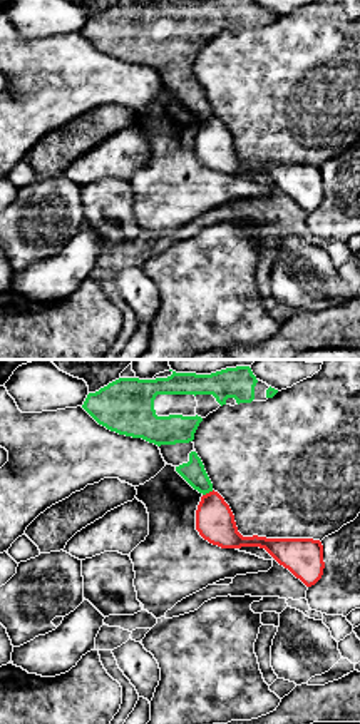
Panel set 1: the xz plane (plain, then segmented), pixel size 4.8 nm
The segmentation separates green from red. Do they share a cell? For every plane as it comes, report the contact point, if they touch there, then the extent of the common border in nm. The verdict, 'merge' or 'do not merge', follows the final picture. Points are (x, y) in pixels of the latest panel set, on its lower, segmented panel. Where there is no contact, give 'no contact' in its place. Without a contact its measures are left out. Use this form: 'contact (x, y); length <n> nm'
contact (208, 492); length 60 nm

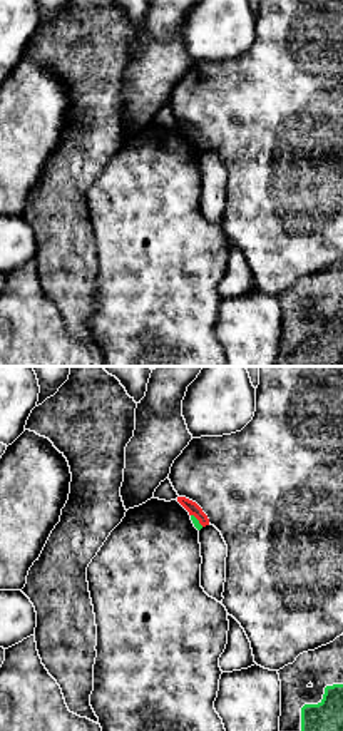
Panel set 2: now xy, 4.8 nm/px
contact (198, 521); length 90 nm

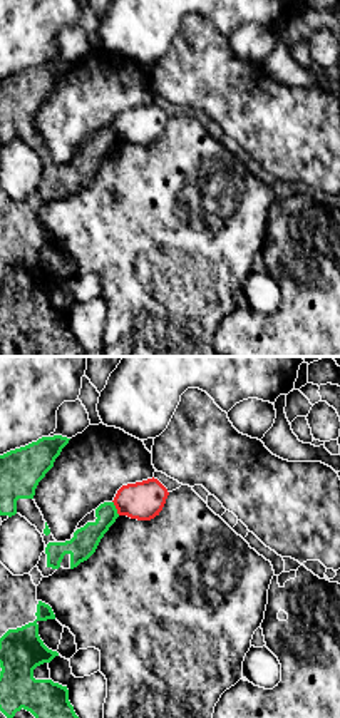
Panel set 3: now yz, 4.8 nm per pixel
contact (114, 507); length 80 nm

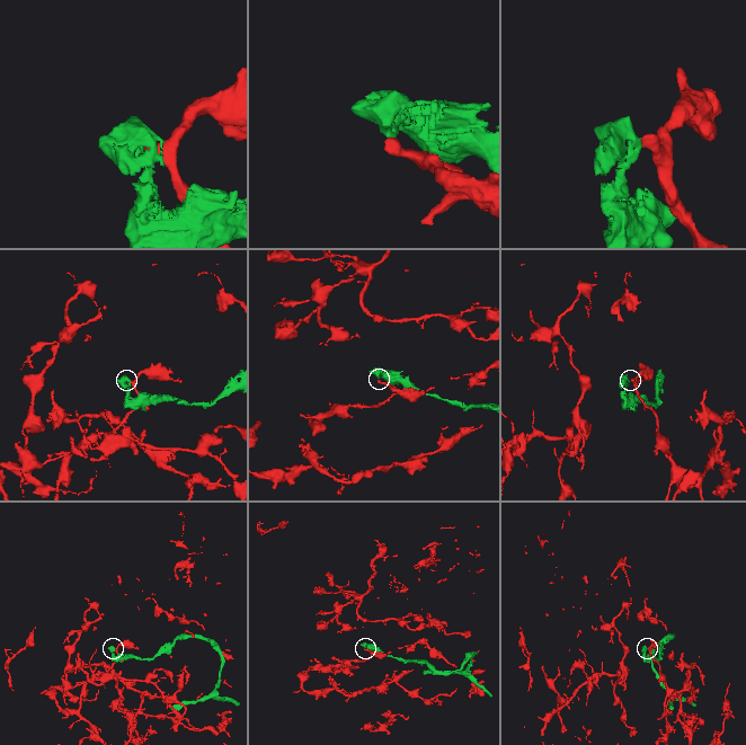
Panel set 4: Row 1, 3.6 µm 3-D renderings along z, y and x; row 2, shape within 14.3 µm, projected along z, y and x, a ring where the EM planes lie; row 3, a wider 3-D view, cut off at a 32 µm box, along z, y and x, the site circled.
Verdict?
do not merge

